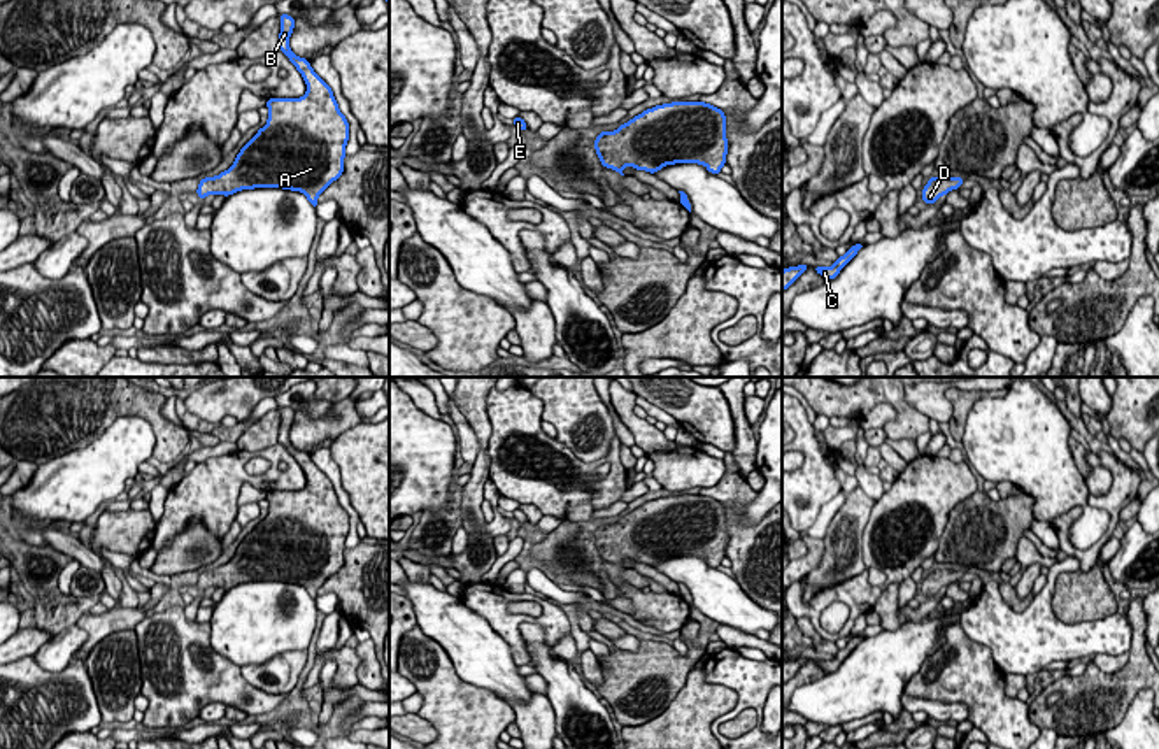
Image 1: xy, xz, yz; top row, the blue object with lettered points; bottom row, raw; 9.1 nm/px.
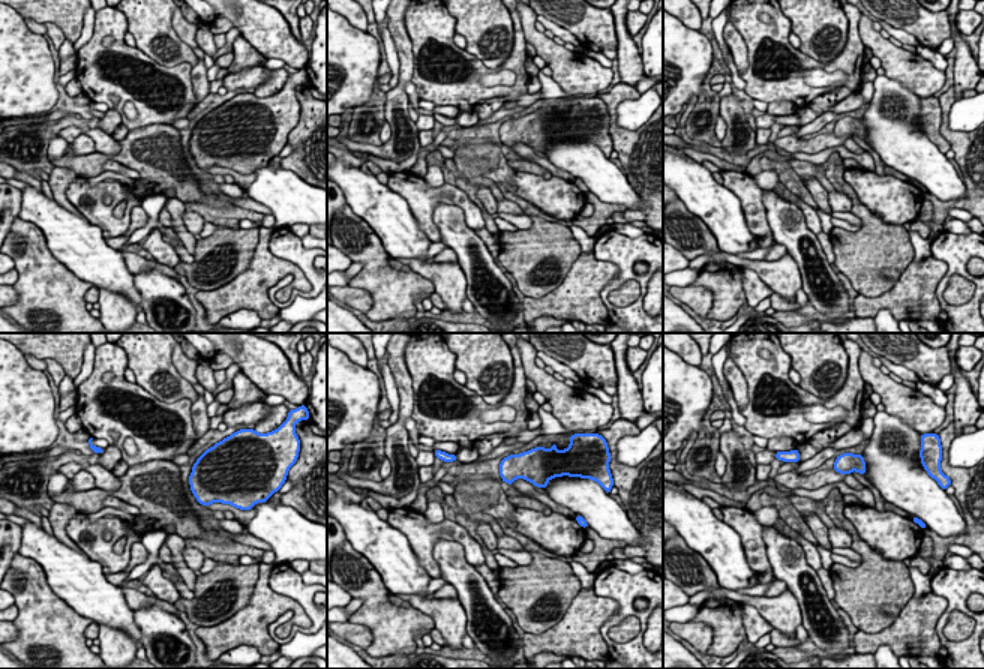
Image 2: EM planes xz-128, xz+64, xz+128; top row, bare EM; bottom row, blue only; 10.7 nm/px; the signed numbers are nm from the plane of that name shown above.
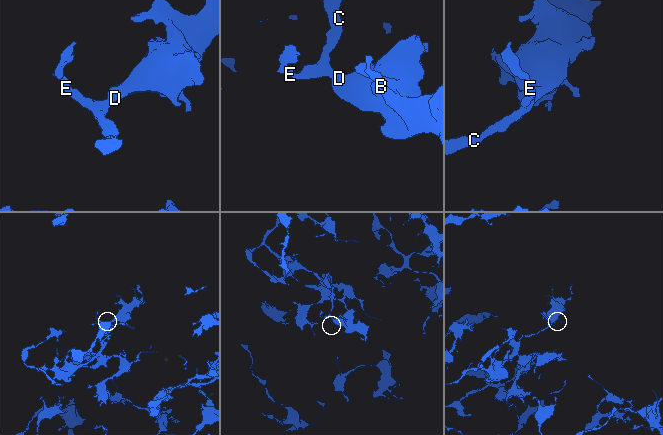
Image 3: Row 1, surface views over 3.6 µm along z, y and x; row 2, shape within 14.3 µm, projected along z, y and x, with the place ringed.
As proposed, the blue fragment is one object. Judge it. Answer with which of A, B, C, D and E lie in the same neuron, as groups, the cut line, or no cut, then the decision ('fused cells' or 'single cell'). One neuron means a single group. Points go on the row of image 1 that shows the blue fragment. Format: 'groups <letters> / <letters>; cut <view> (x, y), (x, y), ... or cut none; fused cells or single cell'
groups A B C D E; cut none; single cell

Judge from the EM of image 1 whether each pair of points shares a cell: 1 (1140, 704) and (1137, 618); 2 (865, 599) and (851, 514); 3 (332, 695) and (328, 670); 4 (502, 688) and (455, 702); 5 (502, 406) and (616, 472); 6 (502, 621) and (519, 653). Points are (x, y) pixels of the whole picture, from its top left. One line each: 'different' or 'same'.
1: different
2: different
3: same
4: different
5: same
6: same

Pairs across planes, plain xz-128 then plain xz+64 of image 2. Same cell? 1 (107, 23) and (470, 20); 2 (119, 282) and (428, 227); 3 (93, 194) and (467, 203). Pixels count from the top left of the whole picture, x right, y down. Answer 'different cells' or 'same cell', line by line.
1: different cells
2: different cells
3: same cell

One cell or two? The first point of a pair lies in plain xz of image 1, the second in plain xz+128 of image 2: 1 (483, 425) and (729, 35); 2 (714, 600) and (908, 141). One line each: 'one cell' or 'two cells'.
1: one cell
2: one cell

